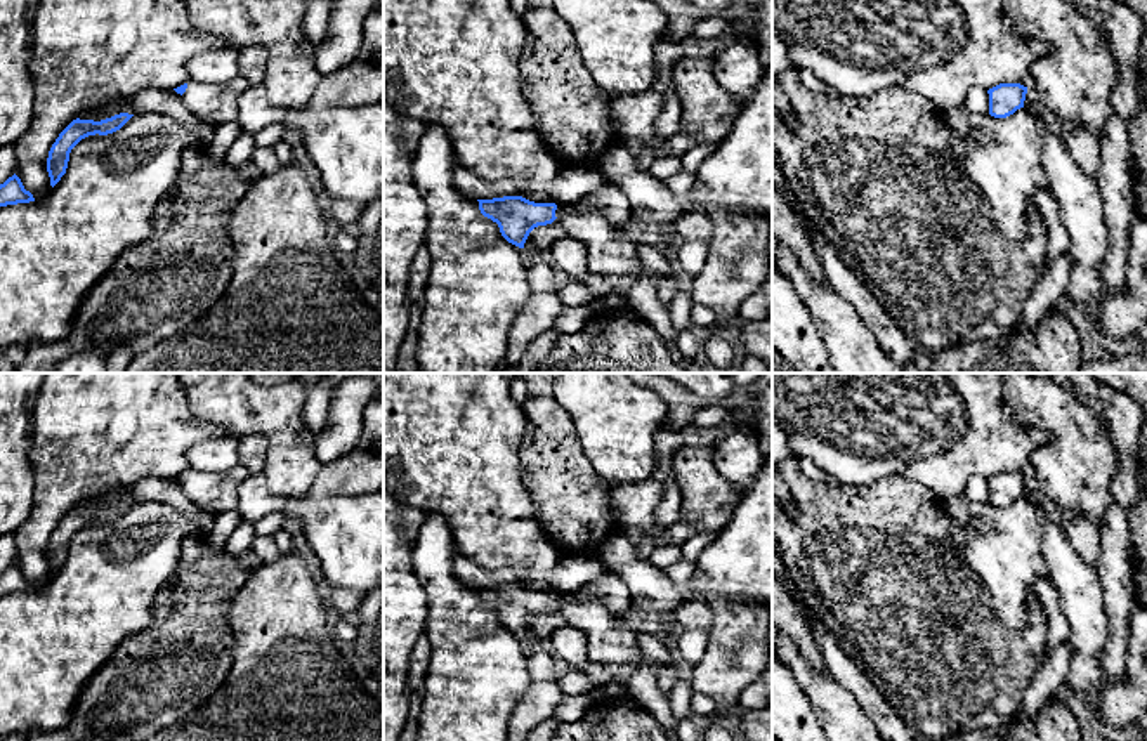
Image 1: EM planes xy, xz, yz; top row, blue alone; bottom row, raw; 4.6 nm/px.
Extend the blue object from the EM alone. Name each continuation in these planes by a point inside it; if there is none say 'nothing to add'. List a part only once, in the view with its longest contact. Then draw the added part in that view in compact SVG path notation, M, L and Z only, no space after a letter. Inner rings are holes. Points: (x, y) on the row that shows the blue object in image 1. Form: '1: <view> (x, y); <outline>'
1: xy (216, 103); M243 75L224 83L187 82L182 101L201 121L213 125L238 121L238 99L250 87Z

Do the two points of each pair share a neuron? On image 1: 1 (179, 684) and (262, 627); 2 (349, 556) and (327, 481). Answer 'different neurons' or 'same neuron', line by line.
1: different neurons
2: different neurons

